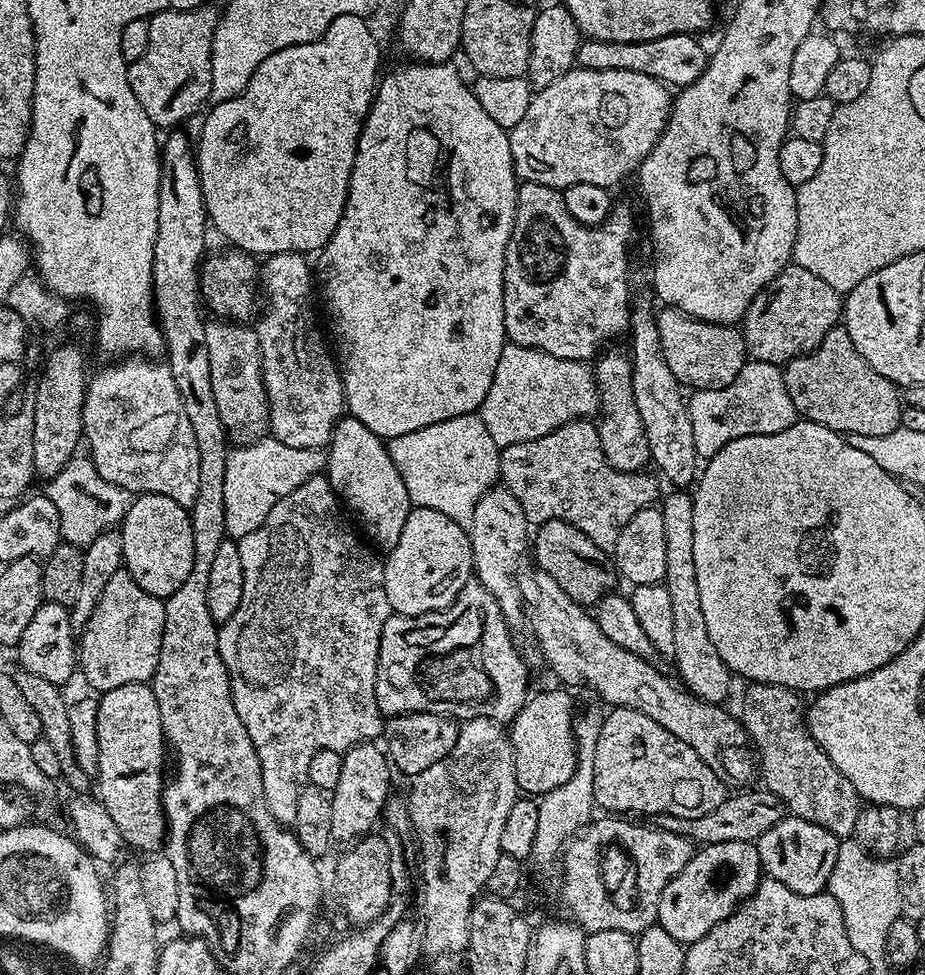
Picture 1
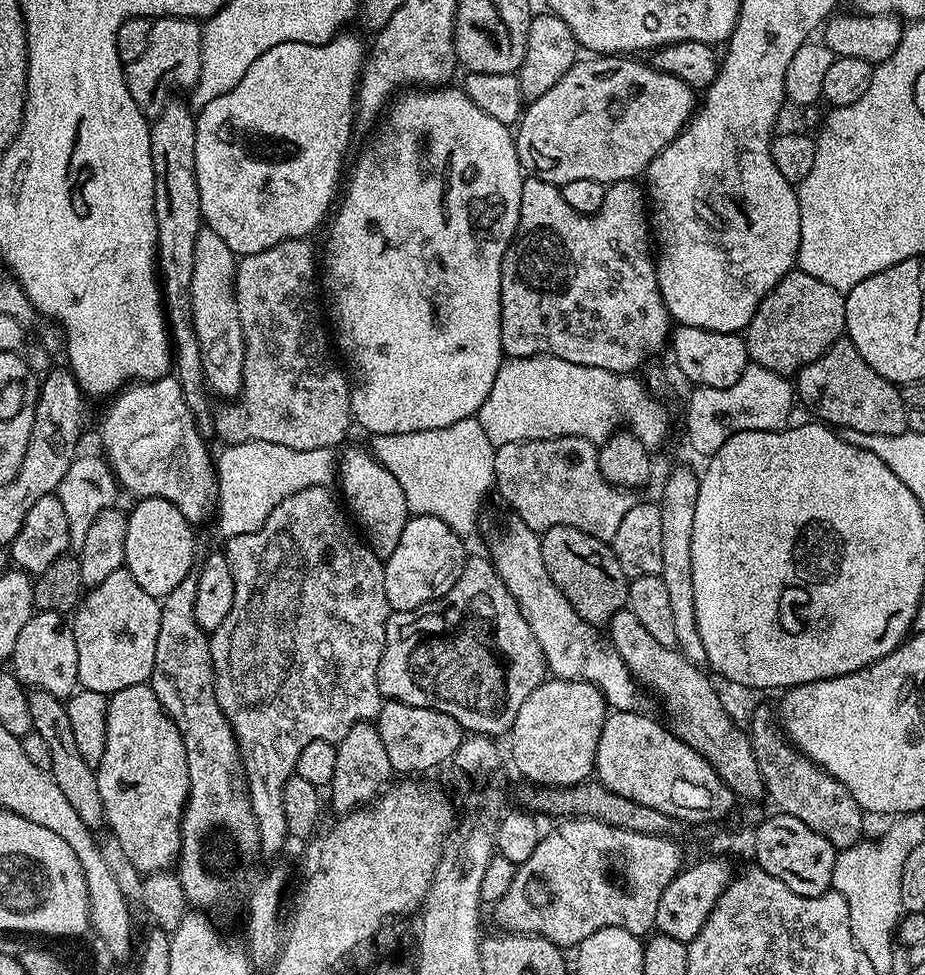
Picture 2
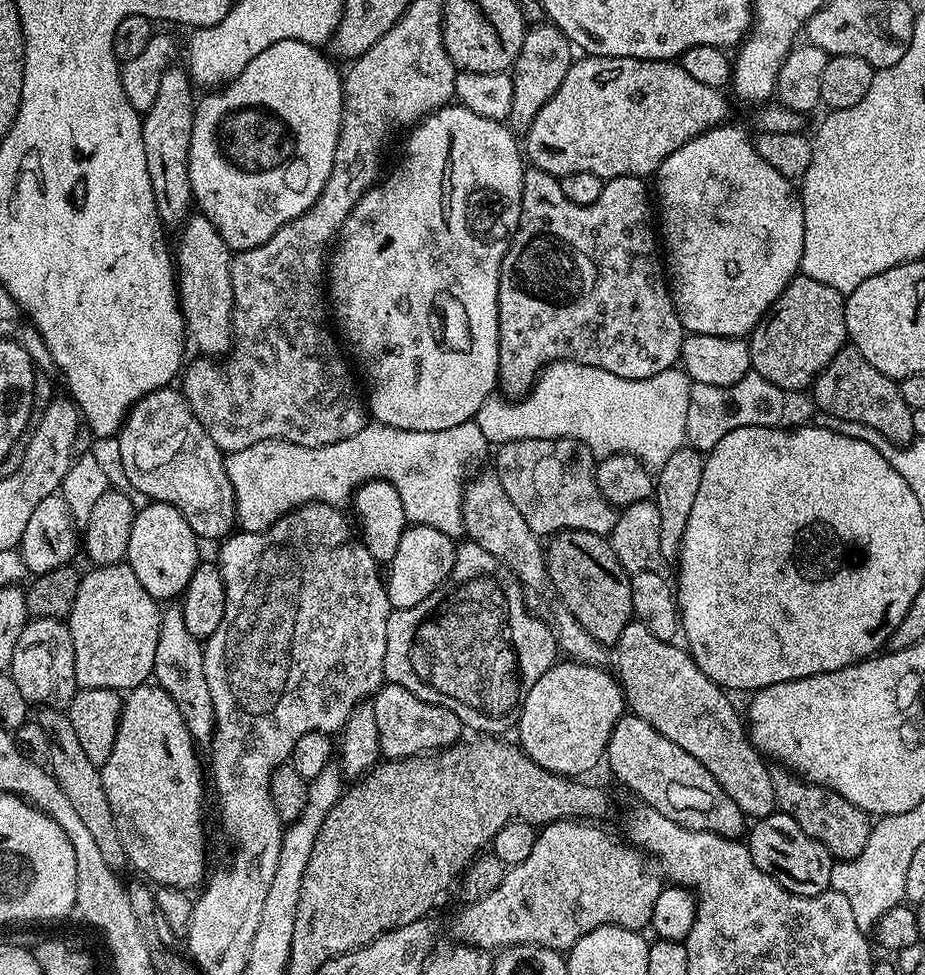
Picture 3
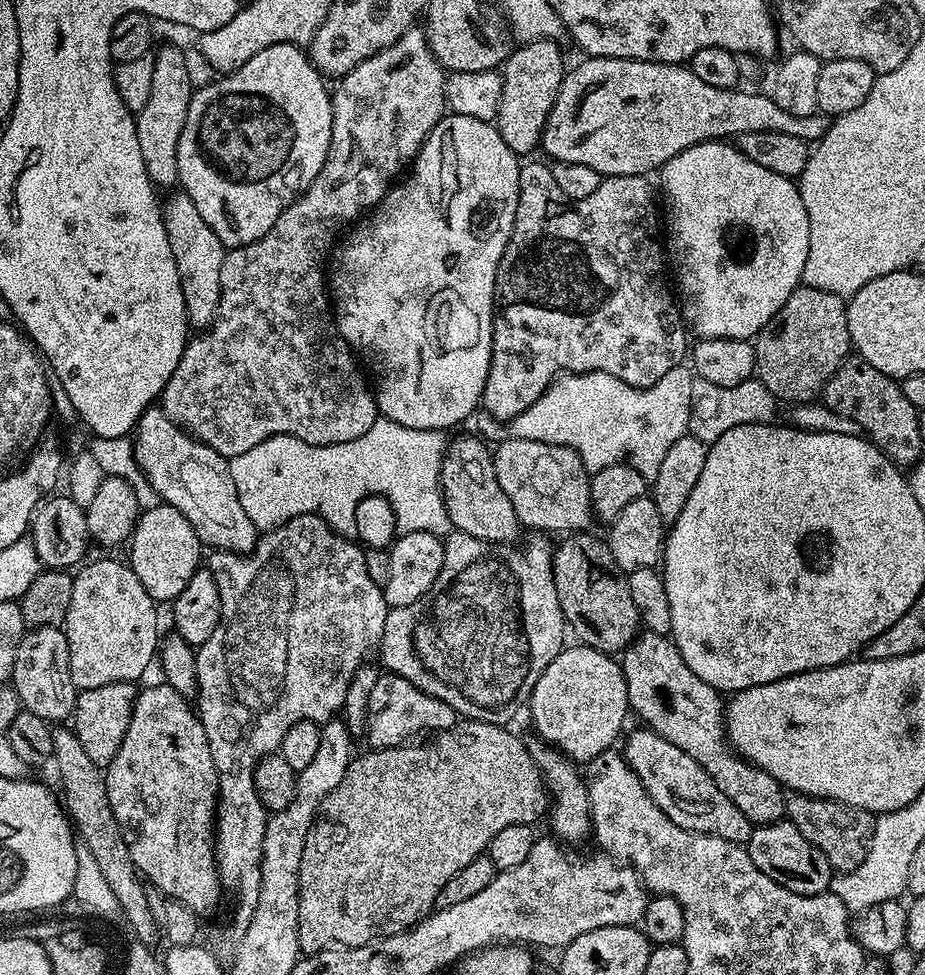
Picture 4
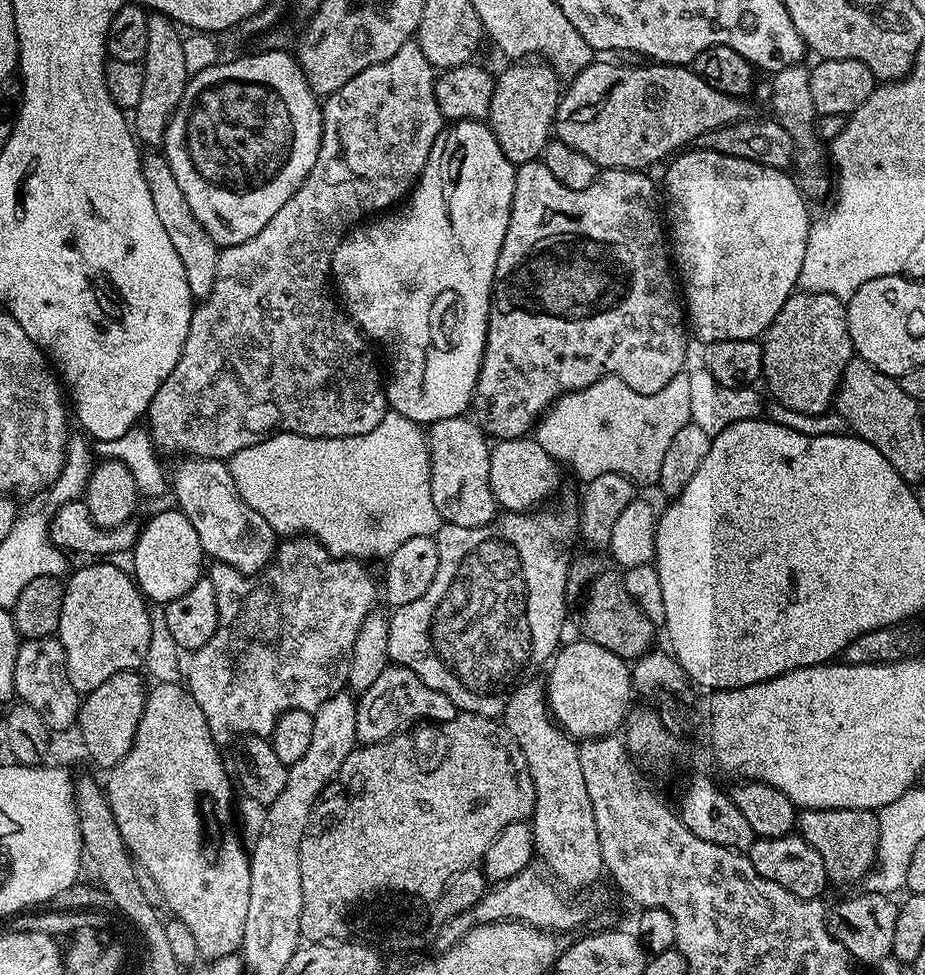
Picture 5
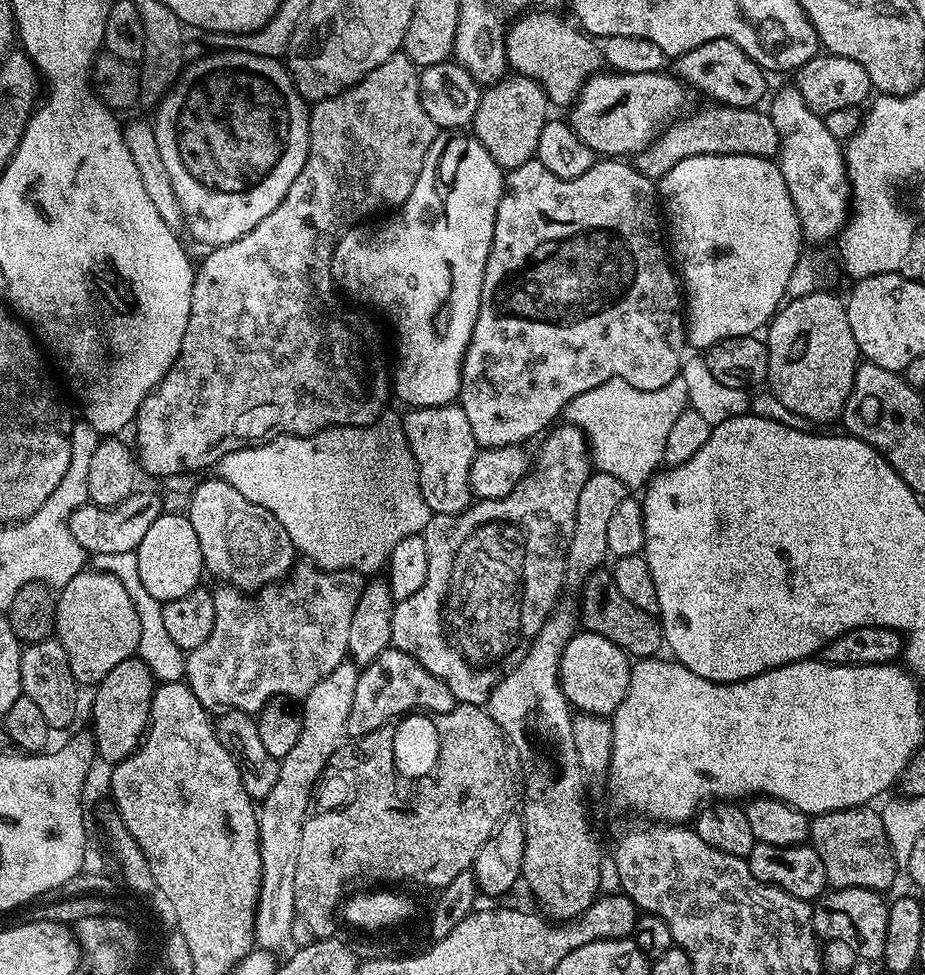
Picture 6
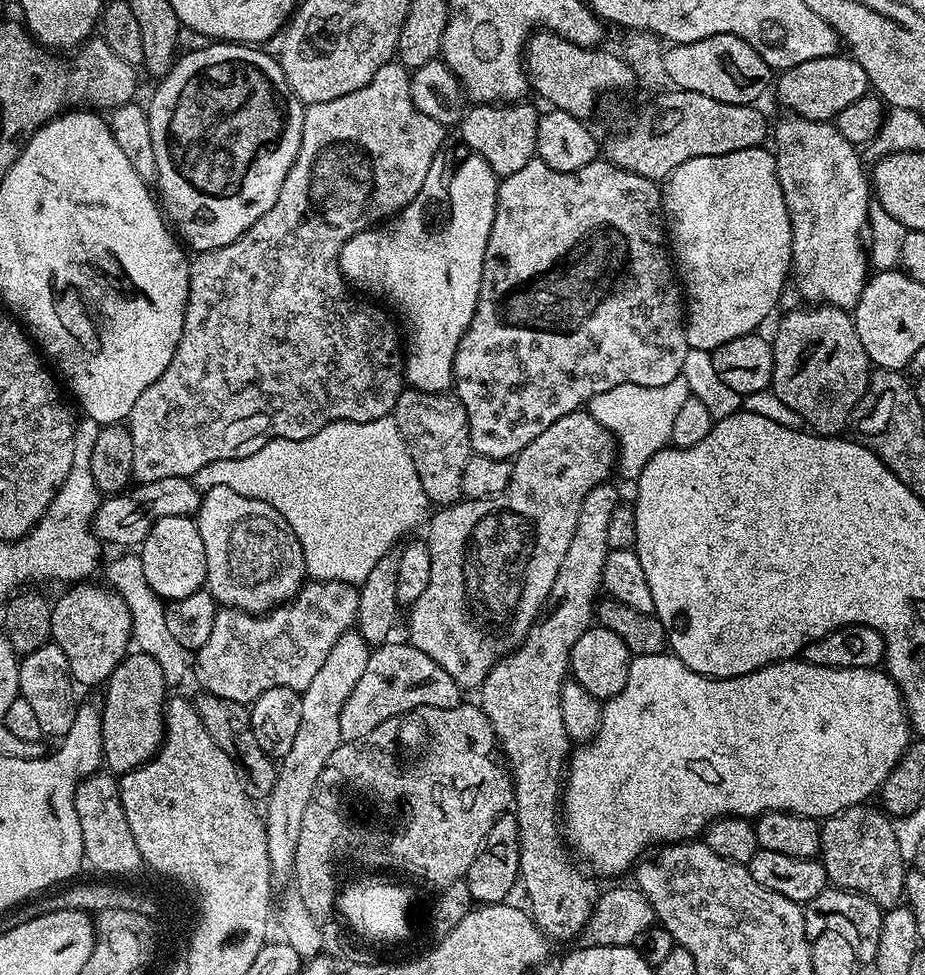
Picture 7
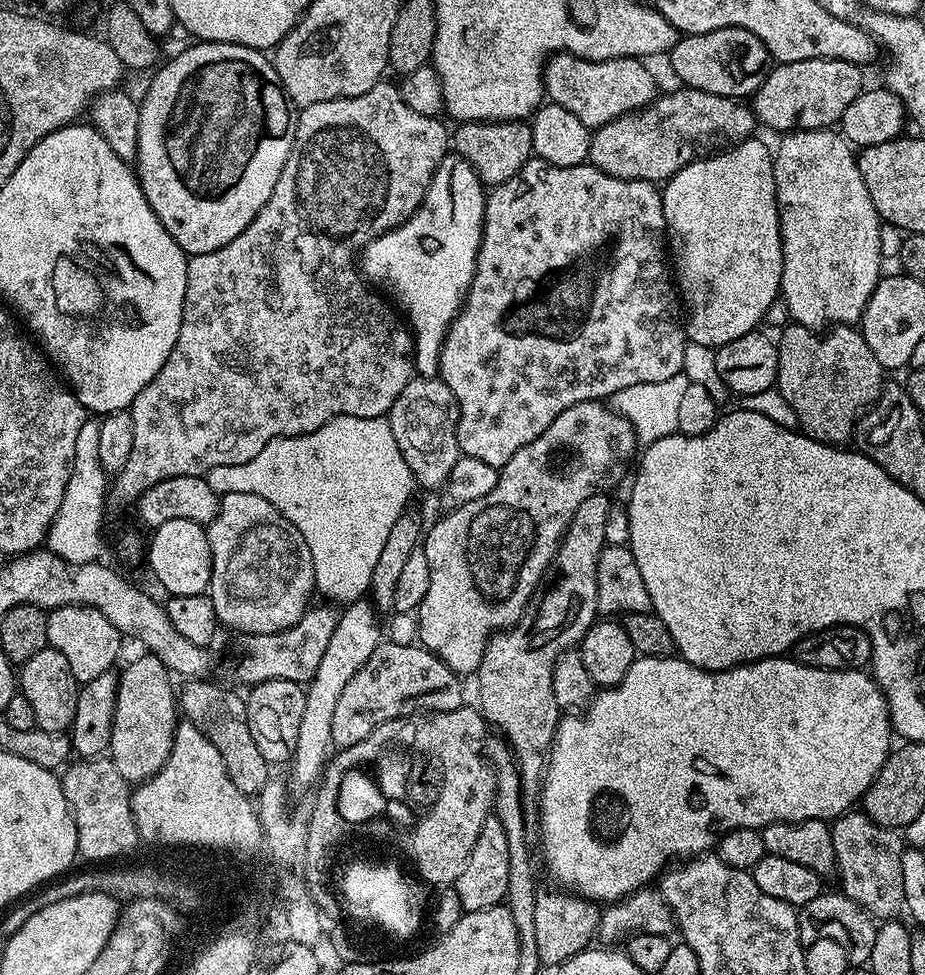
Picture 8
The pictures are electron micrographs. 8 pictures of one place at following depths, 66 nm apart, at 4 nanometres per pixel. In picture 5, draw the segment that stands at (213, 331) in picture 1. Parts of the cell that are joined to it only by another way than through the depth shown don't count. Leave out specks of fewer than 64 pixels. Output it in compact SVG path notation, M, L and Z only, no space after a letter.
M148 153L141 161L143 177L146 186L149 187L150 198L153 199L154 210L157 211L158 222L165 227L165 233L169 235L178 258L182 261L183 270L186 272L186 280L190 285L193 297L203 298L208 296L213 288L214 278L217 274L217 258L220 250L218 245L206 234L201 224L194 218L190 206L186 203L186 196L178 187L178 182L173 177L173 171L161 153Z

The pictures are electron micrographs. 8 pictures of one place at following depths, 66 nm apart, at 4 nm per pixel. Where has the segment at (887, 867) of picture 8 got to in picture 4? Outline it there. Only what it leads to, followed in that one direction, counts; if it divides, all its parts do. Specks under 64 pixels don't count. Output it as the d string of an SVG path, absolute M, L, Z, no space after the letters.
M799 794L789 795L785 799L784 810L787 819L798 826L798 830L802 830L802 838L806 838L806 842L818 846L818 850L826 854L826 862L830 862L833 873L853 872L858 870L858 866L862 866L876 825L873 813L849 804L839 804L836 800Z

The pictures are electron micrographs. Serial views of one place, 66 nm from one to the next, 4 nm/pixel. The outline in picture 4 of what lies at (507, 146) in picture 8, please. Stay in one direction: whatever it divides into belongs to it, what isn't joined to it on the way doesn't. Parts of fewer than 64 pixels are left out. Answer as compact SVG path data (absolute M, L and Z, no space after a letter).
M529 40L513 47L502 65L502 102L498 106L495 125L502 134L502 142L518 158L541 147L540 139L546 118L556 101L560 84L564 80L566 63L561 45L554 40Z

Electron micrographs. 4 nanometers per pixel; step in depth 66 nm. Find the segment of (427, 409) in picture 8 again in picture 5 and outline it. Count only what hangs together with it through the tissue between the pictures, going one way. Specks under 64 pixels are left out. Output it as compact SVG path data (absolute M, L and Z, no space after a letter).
M467 415L427 425L430 454L430 494L441 521L454 526L491 524L498 515L496 495L490 490L490 440L475 419Z

